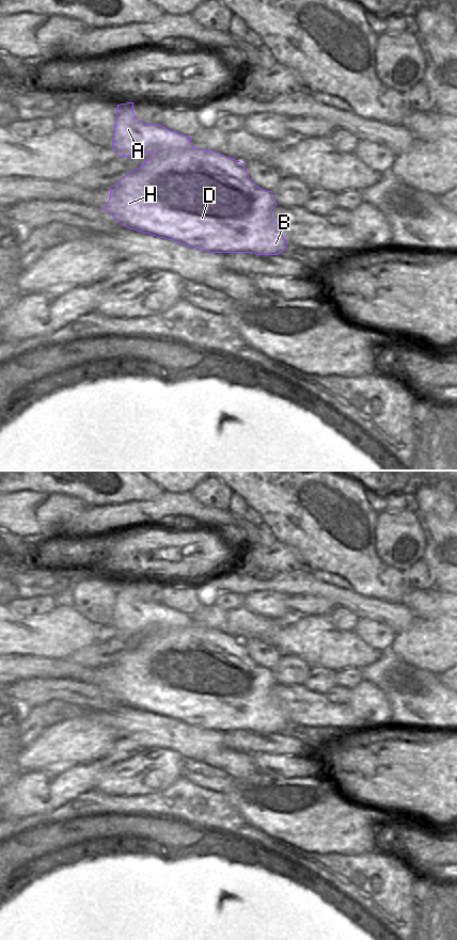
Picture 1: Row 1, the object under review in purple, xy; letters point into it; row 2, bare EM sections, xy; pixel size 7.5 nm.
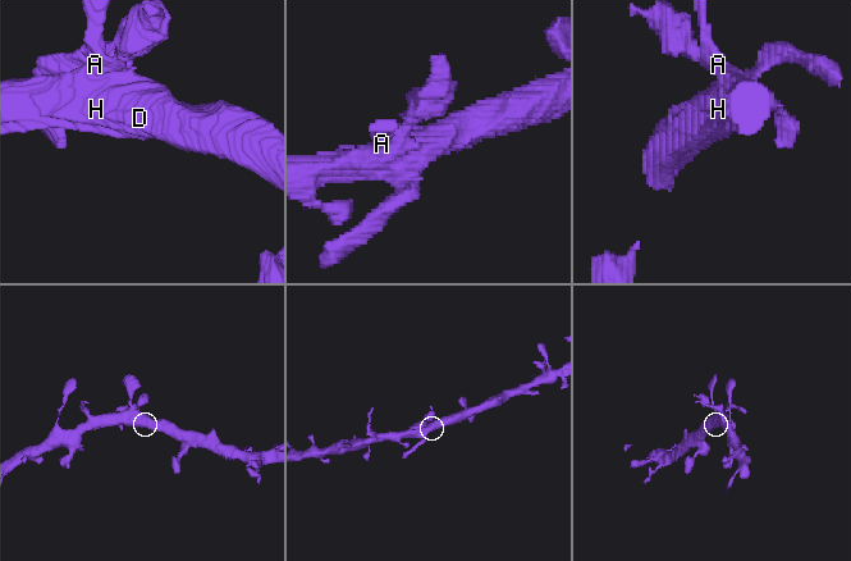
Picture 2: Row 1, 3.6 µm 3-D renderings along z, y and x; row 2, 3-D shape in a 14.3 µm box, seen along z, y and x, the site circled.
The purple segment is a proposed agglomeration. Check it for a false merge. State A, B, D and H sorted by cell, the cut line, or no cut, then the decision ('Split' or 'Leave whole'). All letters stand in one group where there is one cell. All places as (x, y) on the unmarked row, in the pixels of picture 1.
Groups: A B D H. No split. Leave whole

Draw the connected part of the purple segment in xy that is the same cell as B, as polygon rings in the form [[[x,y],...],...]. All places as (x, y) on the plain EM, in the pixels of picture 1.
[[[133,580],[117,583],[112,626],[119,635],[152,632],[137,648],[109,665],[110,676],[101,686],[127,706],[209,731],[279,733],[285,728],[287,719],[272,696],[272,687],[277,684],[272,669],[254,663],[245,641],[214,628],[194,626],[190,615],[171,609],[162,603],[147,603],[139,599],[133,591]]]

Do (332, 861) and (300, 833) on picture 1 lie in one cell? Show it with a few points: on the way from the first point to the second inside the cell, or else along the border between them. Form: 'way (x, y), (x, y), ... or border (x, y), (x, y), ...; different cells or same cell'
border (300, 847), (322, 854), (350, 854); different cells

